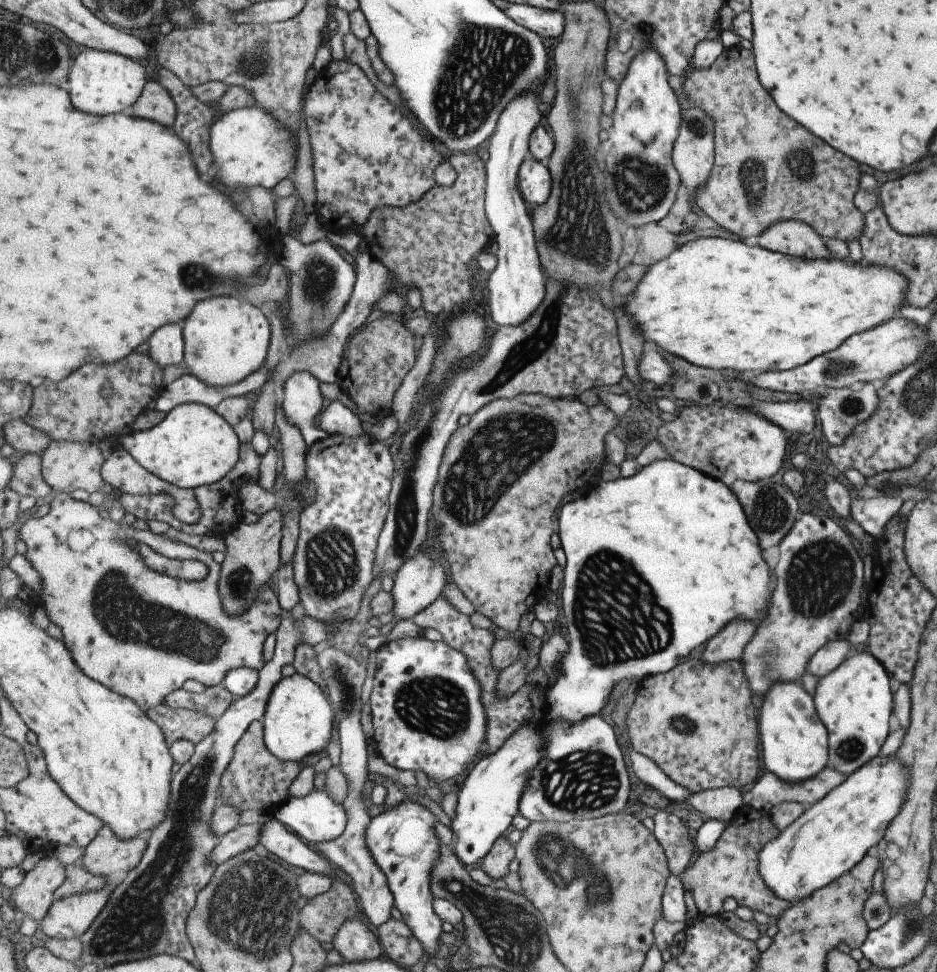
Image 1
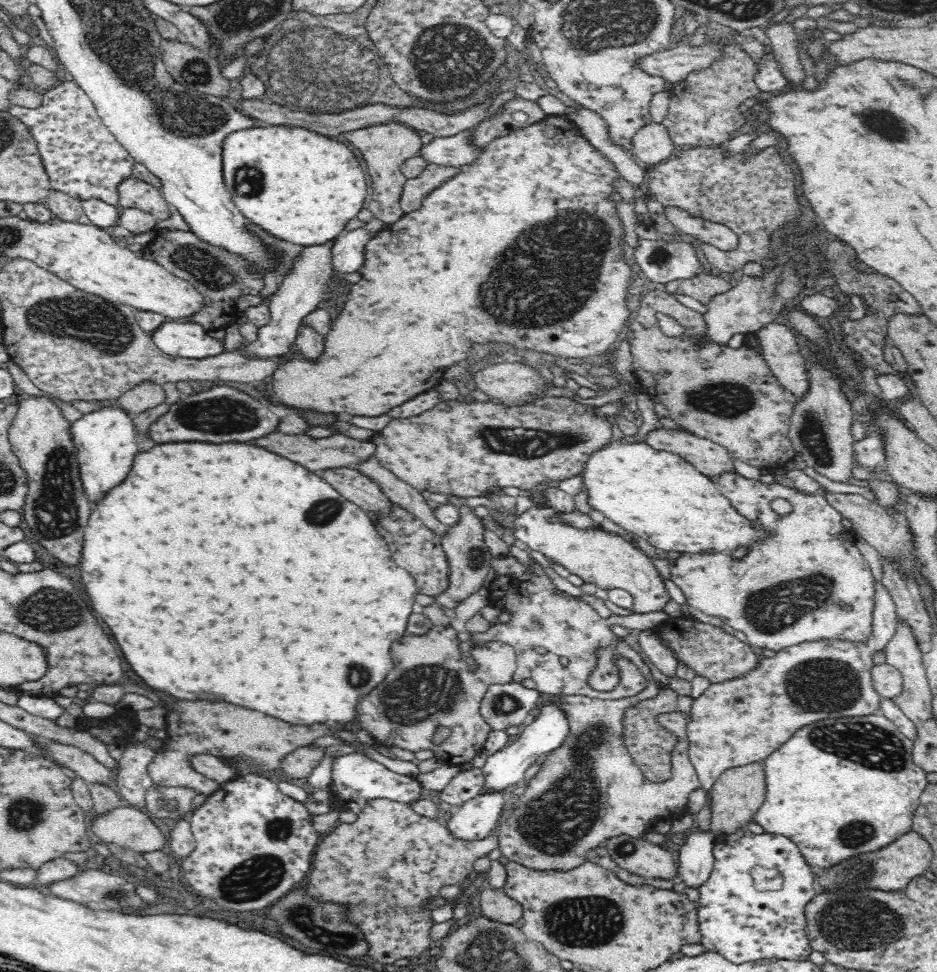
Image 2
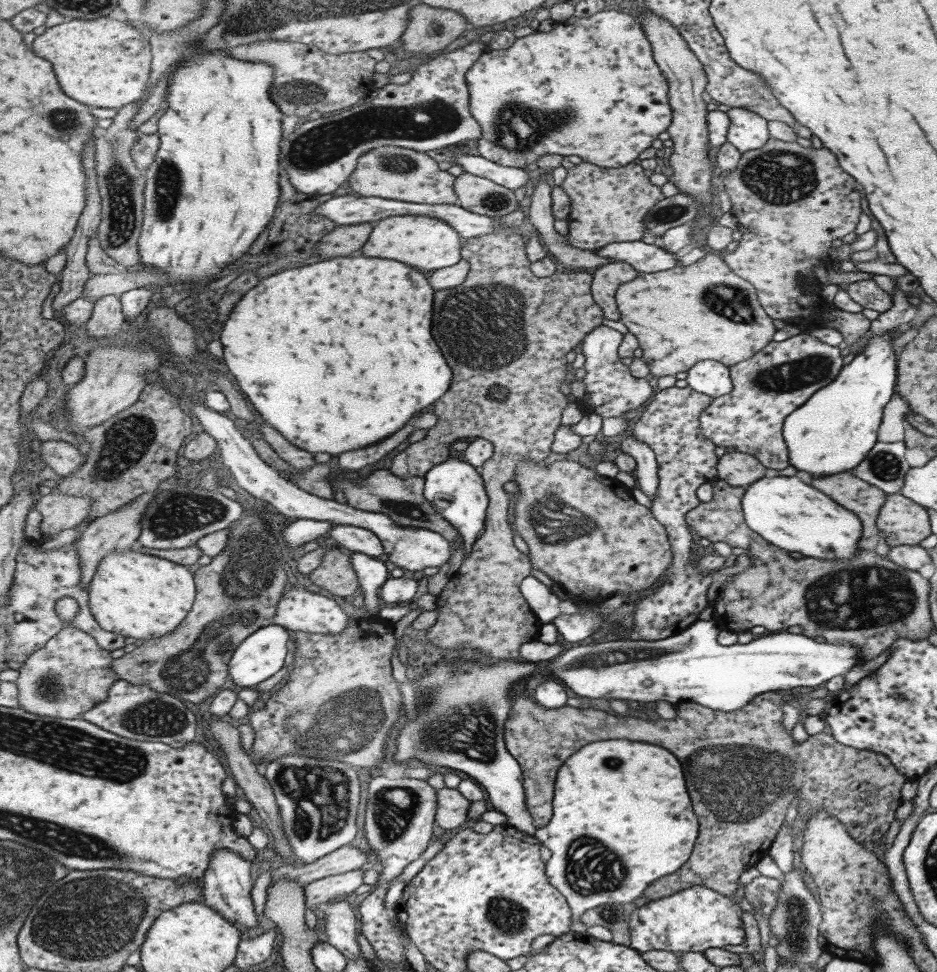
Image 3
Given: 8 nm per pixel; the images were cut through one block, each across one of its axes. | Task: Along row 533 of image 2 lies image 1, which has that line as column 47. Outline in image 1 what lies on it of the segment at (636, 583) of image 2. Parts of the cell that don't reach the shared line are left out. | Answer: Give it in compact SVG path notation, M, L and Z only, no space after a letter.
M57 494L49 506L51 512L45 518L31 516L23 524L21 548L45 578L43 590L35 594L35 600L45 604L49 620L63 628L65 642L69 648L73 648L75 662L91 678L97 678L111 690L133 698L145 712L149 712L163 706L169 694L183 690L189 678L203 682L207 688L215 688L221 686L229 672L237 668L253 668L261 672L267 666L267 636L281 628L287 614L275 590L265 586L251 610L247 610L243 616L231 616L221 598L223 564L217 564L213 554L205 550L203 554L195 554L211 556L211 572L205 580L177 580L149 570L147 562L139 558L137 550L131 550L125 542L115 538L115 520L101 518L99 510L89 502L77 502L69 494Z

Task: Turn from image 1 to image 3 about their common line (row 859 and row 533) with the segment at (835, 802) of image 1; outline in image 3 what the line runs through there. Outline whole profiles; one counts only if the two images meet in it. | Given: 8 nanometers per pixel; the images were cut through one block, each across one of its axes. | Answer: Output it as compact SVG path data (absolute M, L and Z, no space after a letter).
M775 476L775 478L761 478L753 482L741 498L741 512L743 512L743 520L747 522L747 526L755 534L759 534L763 540L767 540L769 544L777 548L783 548L783 552L799 552L807 560L815 558L815 560L851 562L861 550L857 542L863 538L863 524L857 518L857 514L841 508L817 488L803 484L797 476Z

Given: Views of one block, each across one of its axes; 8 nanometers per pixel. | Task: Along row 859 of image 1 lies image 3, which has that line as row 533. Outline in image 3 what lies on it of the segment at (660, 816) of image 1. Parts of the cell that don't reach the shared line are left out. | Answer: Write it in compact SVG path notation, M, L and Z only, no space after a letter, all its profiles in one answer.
M665 388L657 390L657 394L651 398L651 402L641 412L639 420L633 426L633 436L637 440L643 440L653 452L657 462L657 492L651 498L651 514L653 518L665 528L669 546L671 546L671 564L659 578L661 584L657 588L649 588L641 596L635 596L633 602L629 602L633 610L633 628L629 632L631 642L645 640L655 642L669 636L677 636L679 632L687 630L691 624L699 620L699 612L709 606L707 602L707 588L711 580L703 576L701 568L701 554L703 552L691 552L691 532L689 524L685 520L685 514L699 506L697 488L705 482L713 482L717 476L717 456L713 450L717 448L709 438L701 434L699 416L705 406L709 406L711 398L701 396L699 392L693 392L691 388Z

